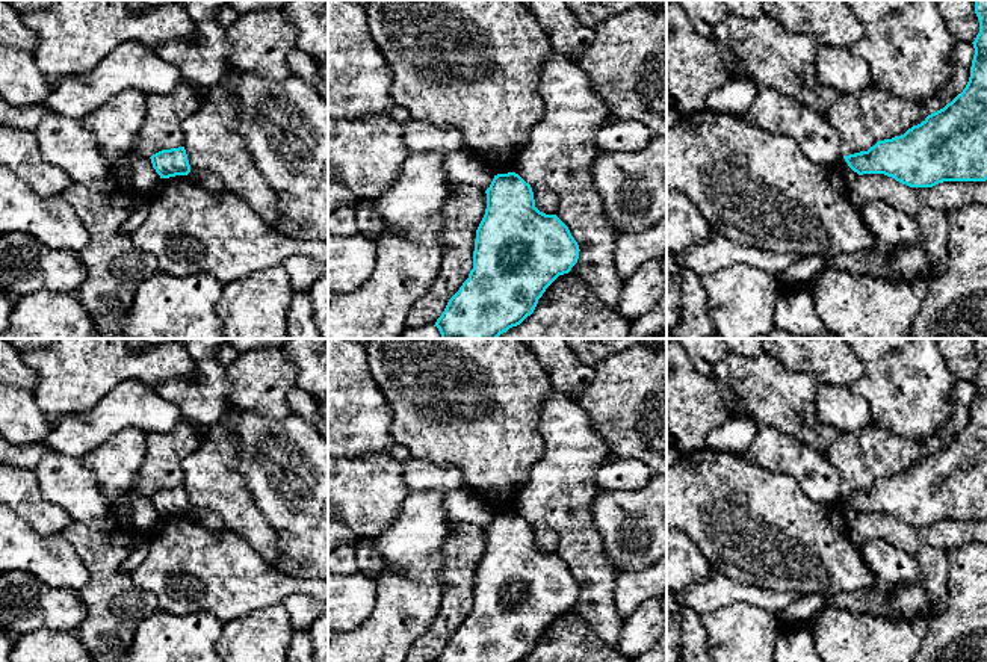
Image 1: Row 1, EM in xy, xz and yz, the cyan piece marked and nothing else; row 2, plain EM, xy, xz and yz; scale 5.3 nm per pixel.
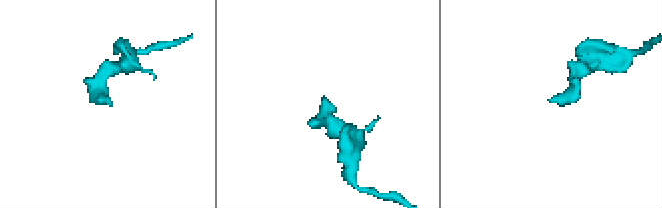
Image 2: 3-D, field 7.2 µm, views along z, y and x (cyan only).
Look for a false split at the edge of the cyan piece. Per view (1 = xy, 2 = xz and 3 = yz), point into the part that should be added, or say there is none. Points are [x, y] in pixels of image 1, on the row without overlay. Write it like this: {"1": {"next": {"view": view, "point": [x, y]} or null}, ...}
{"1": {"next": null}, "2": {"next": null}, "3": {"next": null}}

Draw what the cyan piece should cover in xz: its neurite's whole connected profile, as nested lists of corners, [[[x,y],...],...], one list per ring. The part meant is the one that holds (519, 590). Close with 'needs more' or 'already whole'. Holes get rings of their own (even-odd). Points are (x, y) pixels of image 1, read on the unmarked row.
[[[518,512],[494,514],[485,532],[487,547],[476,568],[473,608],[435,662],[521,662],[534,651],[546,627],[577,602],[580,588],[568,565],[556,553],[535,546],[531,523]]] | already whole

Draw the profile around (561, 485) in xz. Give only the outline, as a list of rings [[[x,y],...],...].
[[[555,388],[543,402],[538,429],[544,438],[544,453],[532,466],[528,484],[518,493],[517,512],[531,526],[550,526],[556,531],[556,555],[568,565],[580,588],[570,612],[583,620],[603,644],[617,648],[626,623],[614,599],[617,570],[606,556],[589,508],[602,491],[597,470],[614,458],[611,447],[596,434],[582,407]]]

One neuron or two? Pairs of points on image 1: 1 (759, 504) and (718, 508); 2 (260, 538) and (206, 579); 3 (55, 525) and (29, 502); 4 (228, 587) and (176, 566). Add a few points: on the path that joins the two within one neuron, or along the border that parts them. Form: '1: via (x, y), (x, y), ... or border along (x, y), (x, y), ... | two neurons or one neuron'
1: via (748, 508), (729, 508) | one neuron
2: border along (227, 526), (269, 563) | two neurons
3: via (49, 520), (35, 508) | one neuron
4: via (215, 573), (189, 570) | one neuron

